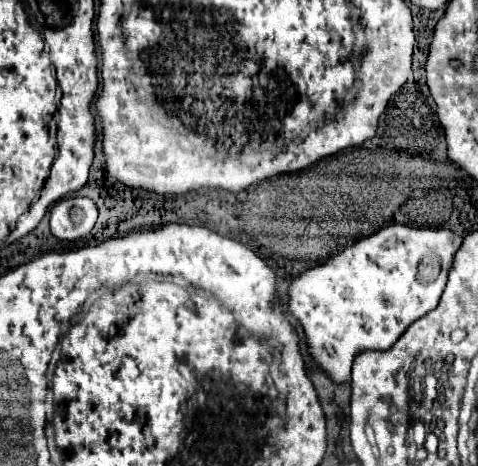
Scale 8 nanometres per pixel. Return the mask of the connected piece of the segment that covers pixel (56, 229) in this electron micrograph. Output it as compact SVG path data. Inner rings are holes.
M70 197L58 201L50 211L50 229L58 239L80 239L90 233L98 217L98 209L88 197Z

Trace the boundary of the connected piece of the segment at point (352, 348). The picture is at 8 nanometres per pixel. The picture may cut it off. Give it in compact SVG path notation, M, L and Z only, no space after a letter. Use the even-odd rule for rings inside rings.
M390 225L390 227L384 227L380 229L378 233L370 235L370 237L364 237L360 239L354 247L348 247L344 249L342 253L330 257L324 265L320 267L314 267L306 273L302 273L298 279L292 281L290 285L290 297L294 297L294 301L288 303L286 311L292 313L304 327L304 333L306 333L306 343L308 343L308 349L310 349L310 355L314 357L314 361L318 363L320 369L324 369L334 381L338 383L344 383L350 379L350 369L352 369L352 361L354 361L354 355L364 351L364 349L378 349L378 351L384 351L384 349L390 349L398 337L406 331L406 327L410 323L414 323L416 319L420 319L422 315L426 315L428 311L432 311L438 301L440 301L440 295L442 295L442 289L446 285L446 277L448 277L448 269L452 265L452 259L454 259L454 253L458 251L458 247L462 245L462 237L456 235L454 231L448 231L448 229L414 229L414 227L406 227L406 225Z

